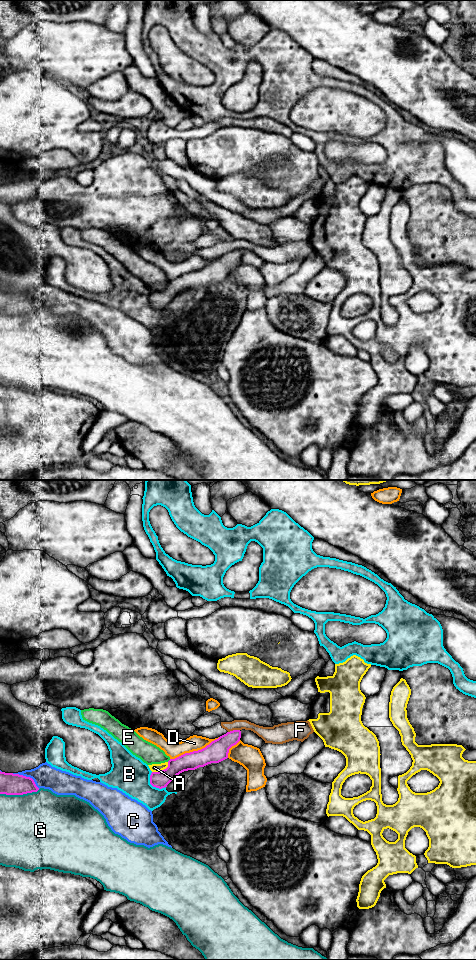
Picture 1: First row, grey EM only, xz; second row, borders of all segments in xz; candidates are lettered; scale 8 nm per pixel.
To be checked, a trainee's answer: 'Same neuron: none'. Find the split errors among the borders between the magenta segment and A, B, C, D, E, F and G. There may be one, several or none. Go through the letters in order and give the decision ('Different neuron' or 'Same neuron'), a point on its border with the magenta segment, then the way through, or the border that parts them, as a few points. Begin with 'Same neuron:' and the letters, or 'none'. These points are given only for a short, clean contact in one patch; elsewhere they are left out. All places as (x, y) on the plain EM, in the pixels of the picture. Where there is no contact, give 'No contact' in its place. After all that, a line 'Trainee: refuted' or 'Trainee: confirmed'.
Same neuron: none
A: Different neuron. Touches magenta at xz (162, 290)
B: Different neuron. Touches magenta at xz (152, 305)
C: Different neuron. Touches magenta at xz (27, 297)
D: Different neuron. Touches magenta at xz (194, 271)
E: Different neuron. Touches magenta at xz (169, 280). Boundary: xz (170, 279), (167, 281)
F: Different neuron. Touches magenta at xz (233, 250). Boundary: xz (239, 249), (233, 249), (228, 252)
G: Different neuron. Touches magenta at xz (19, 314)
Trainee: confirmed

